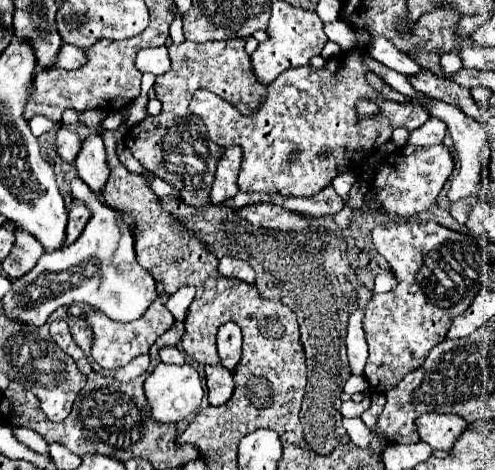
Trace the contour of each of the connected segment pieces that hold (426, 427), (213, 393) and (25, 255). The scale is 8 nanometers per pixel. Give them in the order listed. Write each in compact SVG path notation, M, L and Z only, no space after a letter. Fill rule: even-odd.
M422 414L416 422L420 440L430 444L434 450L450 452L460 434L468 428L466 420L454 414Z
M206 366L206 386L208 386L208 402L210 406L222 406L230 400L234 392L232 372L224 366Z
M16 230L16 242L10 254L2 260L2 268L10 280L20 278L22 274L34 268L34 264L38 262L42 254L44 254L44 248L34 236L26 234L24 230Z

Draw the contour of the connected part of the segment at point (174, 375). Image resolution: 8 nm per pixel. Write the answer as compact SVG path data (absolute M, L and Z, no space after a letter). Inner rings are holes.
M158 364L154 368L154 372L146 378L144 382L144 392L146 398L152 406L152 414L154 420L170 424L170 422L182 422L186 416L190 416L192 412L198 410L202 398L204 398L204 390L202 390L202 382L200 376L196 372L196 368L182 364L182 366L170 366L170 364Z

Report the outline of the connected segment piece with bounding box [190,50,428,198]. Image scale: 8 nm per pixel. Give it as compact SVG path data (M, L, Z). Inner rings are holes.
M348 50L332 56L324 68L294 68L282 72L270 86L268 94L262 100L260 108L252 116L242 116L234 106L230 106L226 100L222 100L216 94L210 94L208 90L198 90L190 102L190 110L198 114L206 128L210 138L219 146L240 146L242 148L242 166L238 172L238 190L240 192L266 192L266 194L280 194L280 196L314 196L320 190L324 190L338 174L344 174L348 170L358 168L358 156L360 152L372 154L382 144L386 144L392 138L394 128L406 128L416 130L426 120L428 114L424 108L420 108L416 102L392 102L378 94L368 82L366 74L370 68L364 64L360 50ZM360 98L372 98L380 104L382 112L374 118L358 118L354 104ZM298 152L298 156L292 160L292 154Z

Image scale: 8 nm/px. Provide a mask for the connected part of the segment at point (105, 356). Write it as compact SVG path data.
M156 298L156 302L150 306L150 310L146 310L146 314L138 320L138 322L130 322L130 324L118 324L110 318L106 318L104 314L98 314L98 310L86 314L86 322L90 324L90 328L94 330L94 346L92 346L92 358L104 368L104 370L116 370L120 366L126 366L132 358L146 354L150 350L150 346L154 344L154 340L158 336L162 336L166 330L170 330L170 326L174 324L174 318L170 318L170 312L166 310L162 298Z

